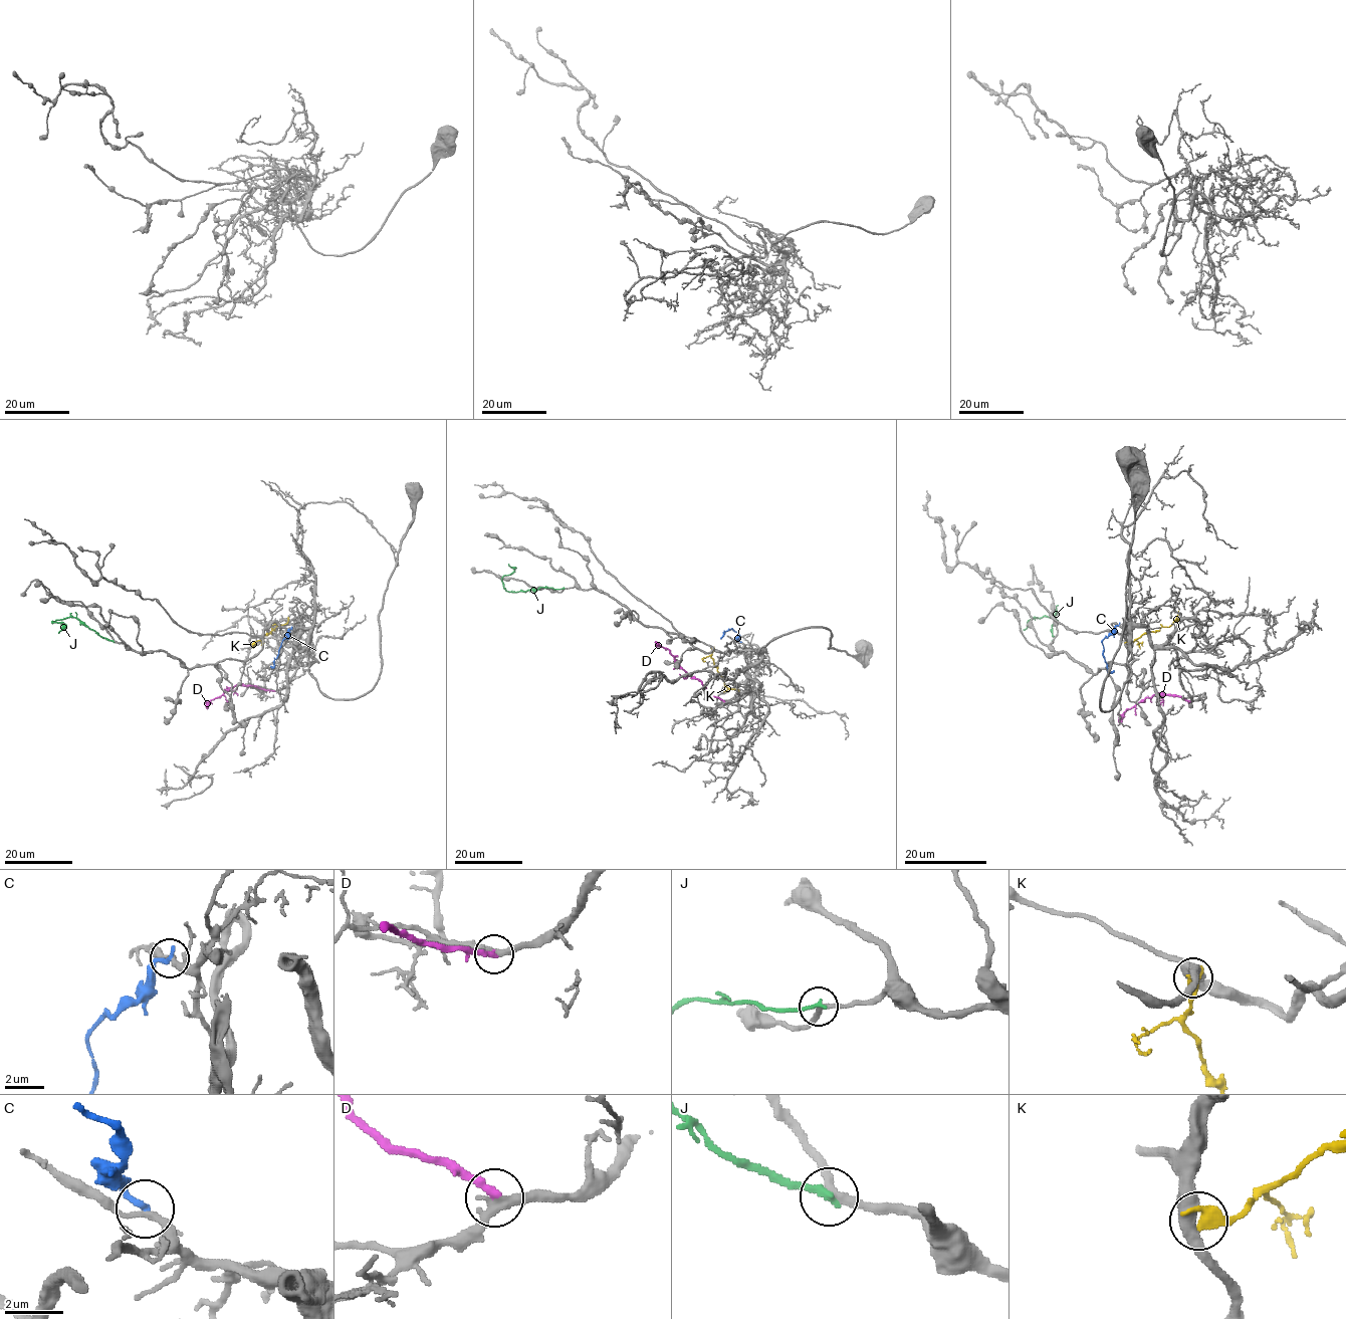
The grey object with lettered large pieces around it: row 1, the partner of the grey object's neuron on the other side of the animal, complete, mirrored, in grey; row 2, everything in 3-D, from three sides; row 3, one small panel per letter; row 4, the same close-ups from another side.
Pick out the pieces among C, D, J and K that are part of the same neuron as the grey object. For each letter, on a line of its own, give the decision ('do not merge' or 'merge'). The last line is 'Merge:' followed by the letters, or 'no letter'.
C: do not merge
D: merge
J: do not merge
K: do not merge
Merge: D

